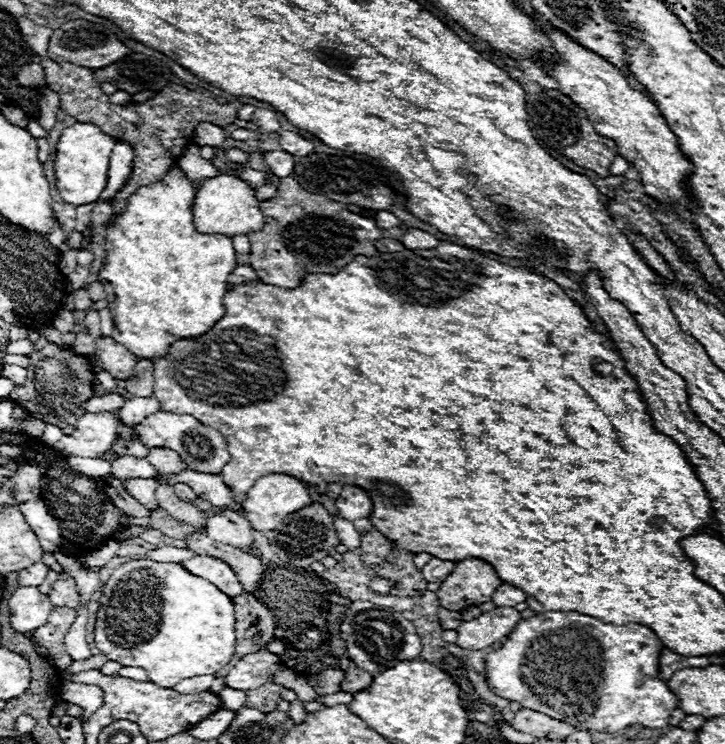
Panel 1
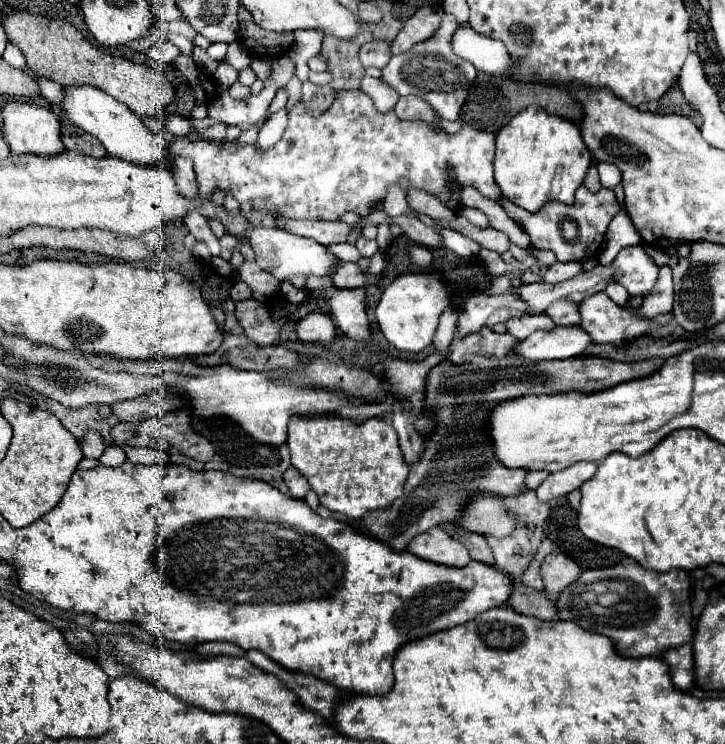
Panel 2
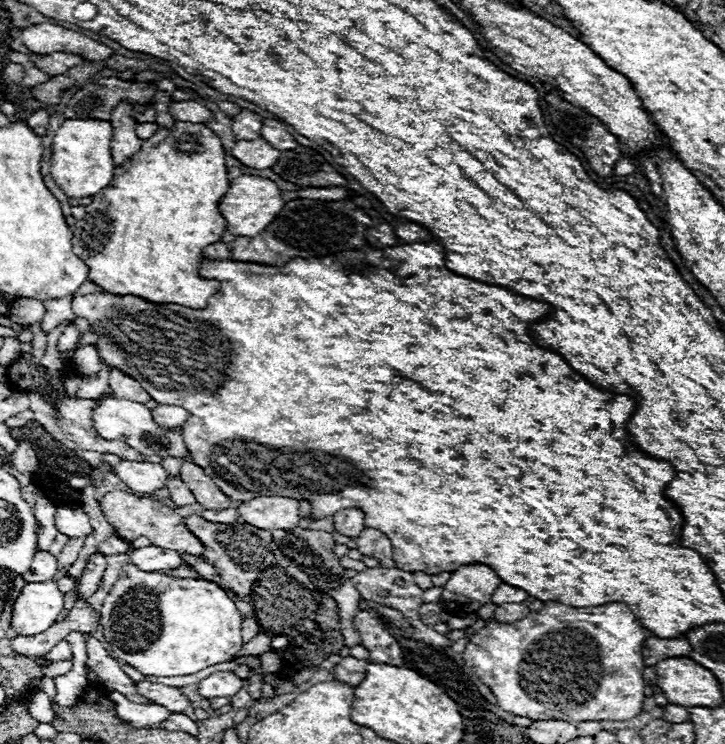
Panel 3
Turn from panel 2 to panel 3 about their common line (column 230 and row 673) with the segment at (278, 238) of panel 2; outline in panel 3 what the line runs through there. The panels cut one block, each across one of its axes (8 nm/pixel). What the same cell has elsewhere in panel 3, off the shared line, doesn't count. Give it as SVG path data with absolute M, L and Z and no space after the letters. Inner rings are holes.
M216 672L198 684L198 694L204 698L234 696L240 692L242 686L244 686L244 680L238 678L234 672Z

